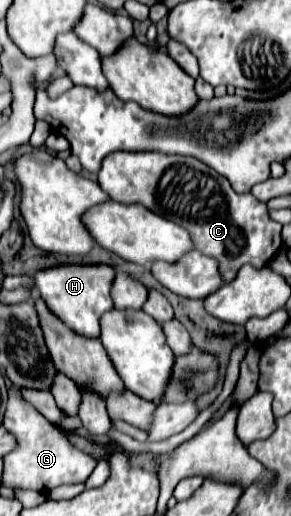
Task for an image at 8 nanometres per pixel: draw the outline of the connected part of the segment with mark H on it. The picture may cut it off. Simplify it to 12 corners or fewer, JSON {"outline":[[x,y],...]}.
{"outline":[[107,264],[37,270],[39,294],[71,330],[99,336],[113,308]]}

